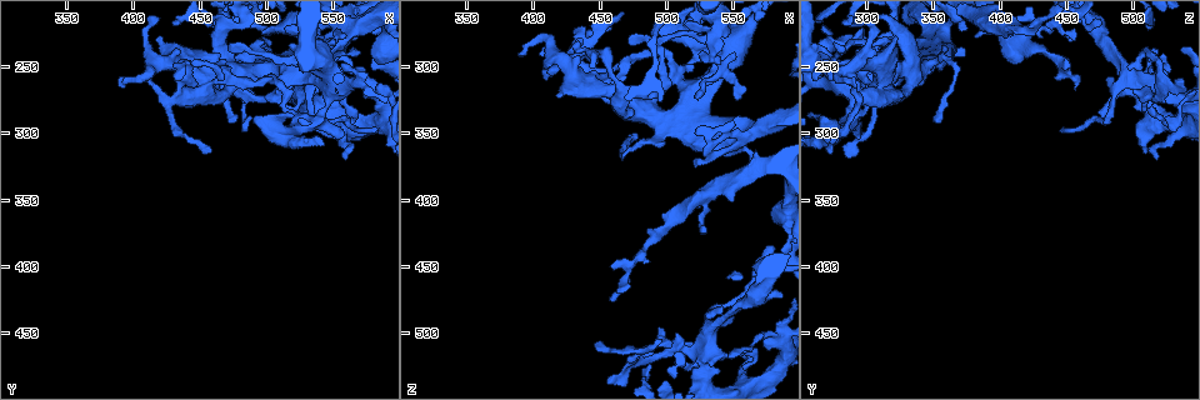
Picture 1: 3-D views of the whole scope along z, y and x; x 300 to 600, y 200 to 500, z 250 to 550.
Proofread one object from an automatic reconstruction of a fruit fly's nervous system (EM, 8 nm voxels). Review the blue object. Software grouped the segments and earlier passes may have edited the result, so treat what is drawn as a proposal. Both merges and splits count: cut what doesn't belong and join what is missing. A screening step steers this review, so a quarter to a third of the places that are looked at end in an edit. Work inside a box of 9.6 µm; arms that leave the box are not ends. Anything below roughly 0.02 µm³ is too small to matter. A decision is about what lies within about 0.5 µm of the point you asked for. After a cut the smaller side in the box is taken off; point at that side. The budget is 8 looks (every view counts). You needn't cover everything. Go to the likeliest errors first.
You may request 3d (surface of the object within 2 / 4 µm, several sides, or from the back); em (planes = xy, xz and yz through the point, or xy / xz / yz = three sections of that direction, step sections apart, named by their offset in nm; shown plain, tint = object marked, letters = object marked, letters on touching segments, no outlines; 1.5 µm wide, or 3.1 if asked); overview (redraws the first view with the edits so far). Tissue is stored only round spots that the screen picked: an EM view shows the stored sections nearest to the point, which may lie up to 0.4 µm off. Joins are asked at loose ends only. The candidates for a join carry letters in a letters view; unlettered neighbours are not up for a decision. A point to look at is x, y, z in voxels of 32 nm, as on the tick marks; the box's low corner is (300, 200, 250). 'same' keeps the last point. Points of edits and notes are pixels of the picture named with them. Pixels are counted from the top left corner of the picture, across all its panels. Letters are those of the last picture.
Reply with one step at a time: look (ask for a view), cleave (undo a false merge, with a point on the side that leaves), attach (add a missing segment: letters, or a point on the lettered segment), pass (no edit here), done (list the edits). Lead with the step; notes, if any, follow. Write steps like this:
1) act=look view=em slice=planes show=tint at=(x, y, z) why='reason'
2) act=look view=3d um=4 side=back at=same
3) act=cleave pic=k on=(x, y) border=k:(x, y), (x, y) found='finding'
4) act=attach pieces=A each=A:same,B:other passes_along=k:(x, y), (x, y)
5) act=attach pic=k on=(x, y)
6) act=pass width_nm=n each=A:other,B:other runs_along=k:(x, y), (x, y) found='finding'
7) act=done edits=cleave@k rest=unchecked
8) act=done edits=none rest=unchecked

act=look view=em slice=yz step=4 show=letters at=(418, 228, 324) why='thick end'

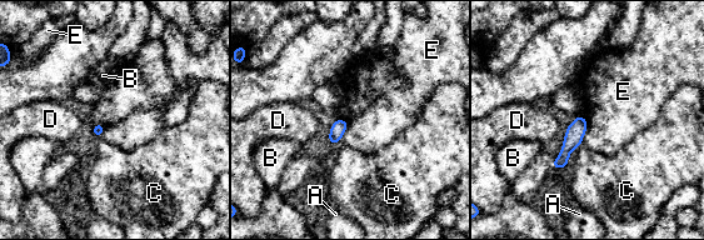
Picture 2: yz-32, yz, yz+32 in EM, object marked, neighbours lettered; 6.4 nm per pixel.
act=look view=em slice=planes show=letters at=same why='another direction'

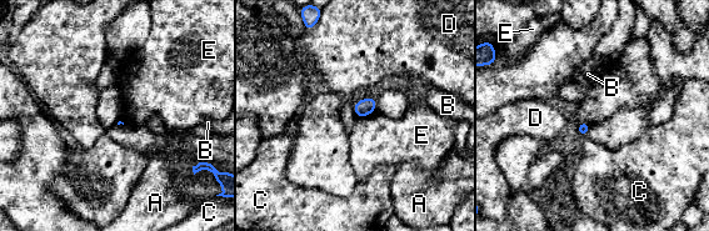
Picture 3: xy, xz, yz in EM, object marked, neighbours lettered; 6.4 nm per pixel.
act=pass each=A:other,B:other,C:other,D:other,E:other border=3:(374, 111), (358, 117) found='no lettered segment goes on from it'

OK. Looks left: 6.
act=look view=em slice=planes show=tint at=(458, 314, 276) why='branch stops here'

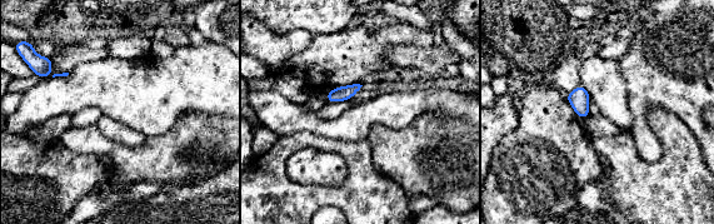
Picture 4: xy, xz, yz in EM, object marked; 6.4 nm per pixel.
act=look view=em slice=planes show=letters at=same

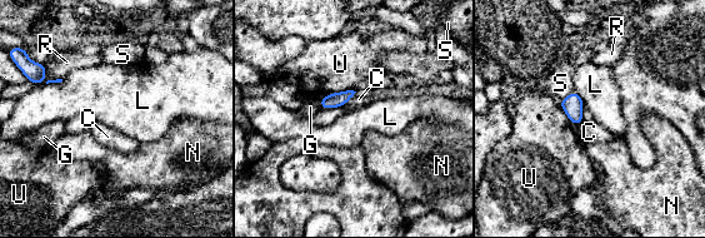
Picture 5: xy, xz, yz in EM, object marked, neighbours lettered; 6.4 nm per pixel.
act=pass width_nm=100 each=C:other,G:other,L:other,N:other,R:other,S:other,U:other border=5:(356, 92), (341, 105) found='no lettered segment goes on from it'

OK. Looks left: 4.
act=look view=em slice=xy step=8 show=tint at=(472, 250, 522) why='abrupt turn'

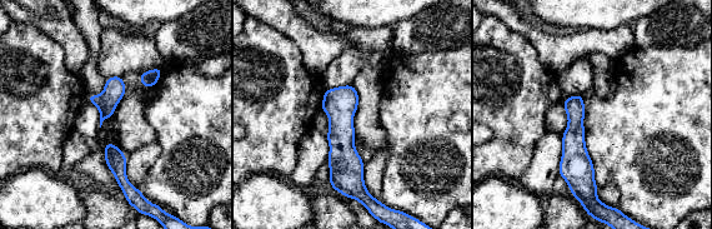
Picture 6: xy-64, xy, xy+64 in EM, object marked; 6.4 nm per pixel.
act=look view=em slice=xy step=8 show=letters at=same why='what lies round it'

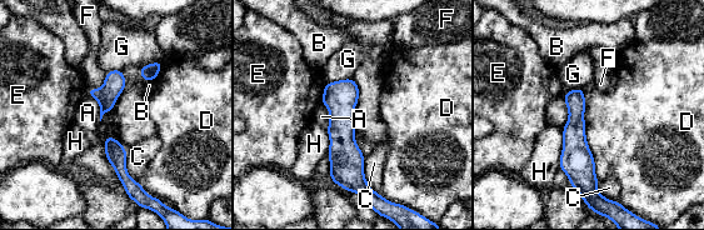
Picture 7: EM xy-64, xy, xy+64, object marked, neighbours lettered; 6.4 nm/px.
act=pass each=A:other,B:other,C:other,D:other,E:other,F:other,G:other,H:other runs_along=7:(350, 81), (343, 95), (345, 183) found='one neuron here'

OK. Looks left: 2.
act=done edits=none rest=unchecked

